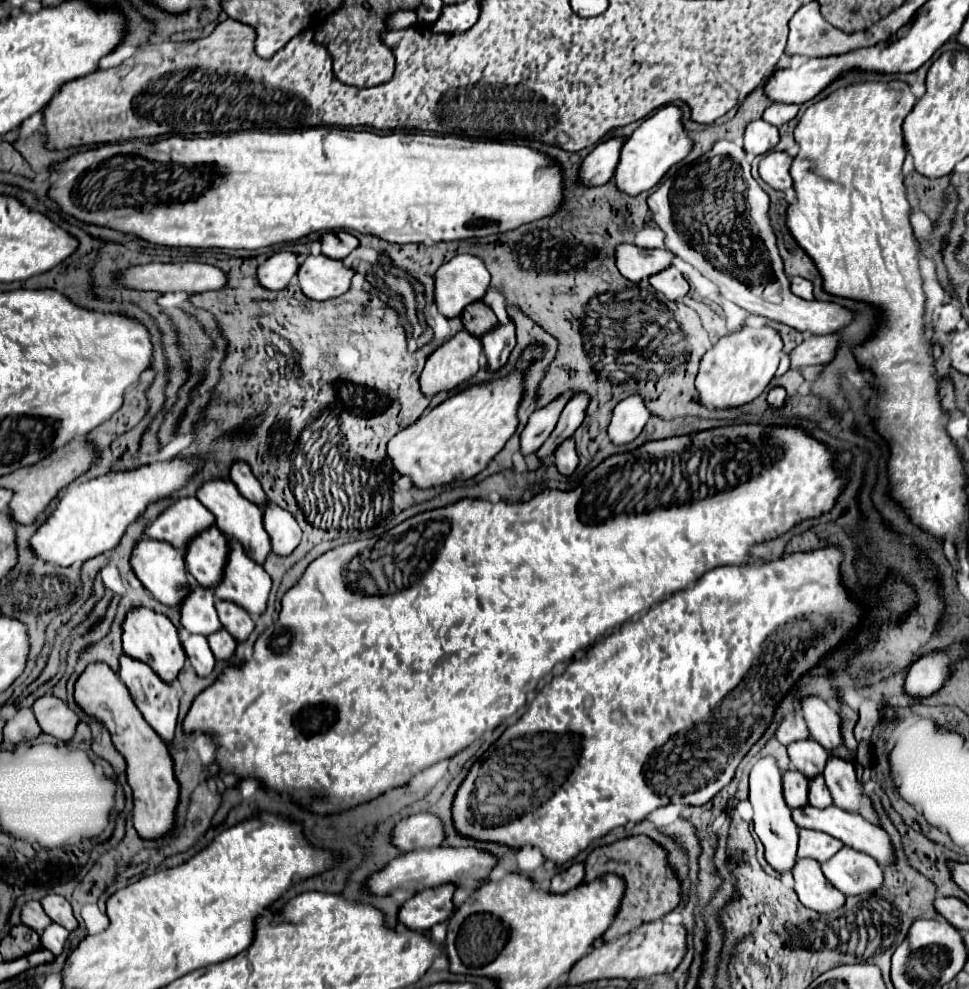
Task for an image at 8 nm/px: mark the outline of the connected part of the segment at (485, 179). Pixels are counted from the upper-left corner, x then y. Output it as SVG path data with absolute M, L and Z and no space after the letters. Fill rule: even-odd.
M311 127L311 129L305 129L305 131L295 131L295 133L261 133L261 131L243 131L243 133L229 133L229 135L213 135L213 137L207 137L207 139L183 139L183 137L169 137L169 139L161 139L161 141L151 141L151 143L143 143L143 141L123 141L123 143L105 143L101 145L99 149L93 149L93 151L85 151L85 153L77 153L73 157L69 157L67 161L63 163L57 163L55 165L55 171L57 173L63 173L63 177L55 177L53 183L51 183L51 189L49 189L49 195L61 205L61 209L81 221L87 221L87 223L97 223L97 225L105 225L105 227L111 227L111 229L119 229L119 231L125 231L125 233L135 233L137 237L149 241L149 243L157 243L157 245L167 245L167 247L229 247L229 249L263 249L263 247L269 247L269 245L275 245L275 243L283 243L283 241L295 241L299 237L305 237L309 233L315 233L315 231L333 231L333 229L353 229L353 231L359 231L363 235L373 235L373 237L379 237L379 239L385 239L385 241L391 241L391 243L439 243L439 241L457 241L457 239L469 239L469 237L489 237L489 235L495 235L495 233L505 233L505 231L511 231L519 225L525 225L525 223L533 223L537 219L543 219L543 217L551 217L555 213L559 213L563 209L563 203L565 203L565 185L563 185L563 169L559 165L557 159L537 151L537 149L531 149L527 145L517 145L517 143L511 143L511 141L477 141L477 139L463 139L463 137L457 137L457 135L427 135L427 133L403 133L403 131L393 131L393 133L387 133L387 135L377 135L373 131L353 131L353 129L339 129L339 127Z

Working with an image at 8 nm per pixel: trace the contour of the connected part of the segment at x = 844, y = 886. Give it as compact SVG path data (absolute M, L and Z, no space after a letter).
M843 847L827 863L823 863L821 869L827 881L847 897L877 891L883 885L881 865L859 851L851 851L849 847Z

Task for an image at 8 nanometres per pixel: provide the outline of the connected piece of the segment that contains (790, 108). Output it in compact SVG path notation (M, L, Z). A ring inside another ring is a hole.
M773 103L765 109L763 113L763 121L779 127L783 123L787 123L789 119L793 119L799 111L799 105L783 105L783 103Z

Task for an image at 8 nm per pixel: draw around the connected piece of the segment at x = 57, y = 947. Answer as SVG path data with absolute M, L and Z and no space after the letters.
M53 923L51 927L47 927L47 929L43 931L43 935L41 935L43 947L45 947L47 951L51 951L55 957L63 953L63 945L65 945L67 937L69 937L67 929L65 929L65 927L59 927L57 923Z

